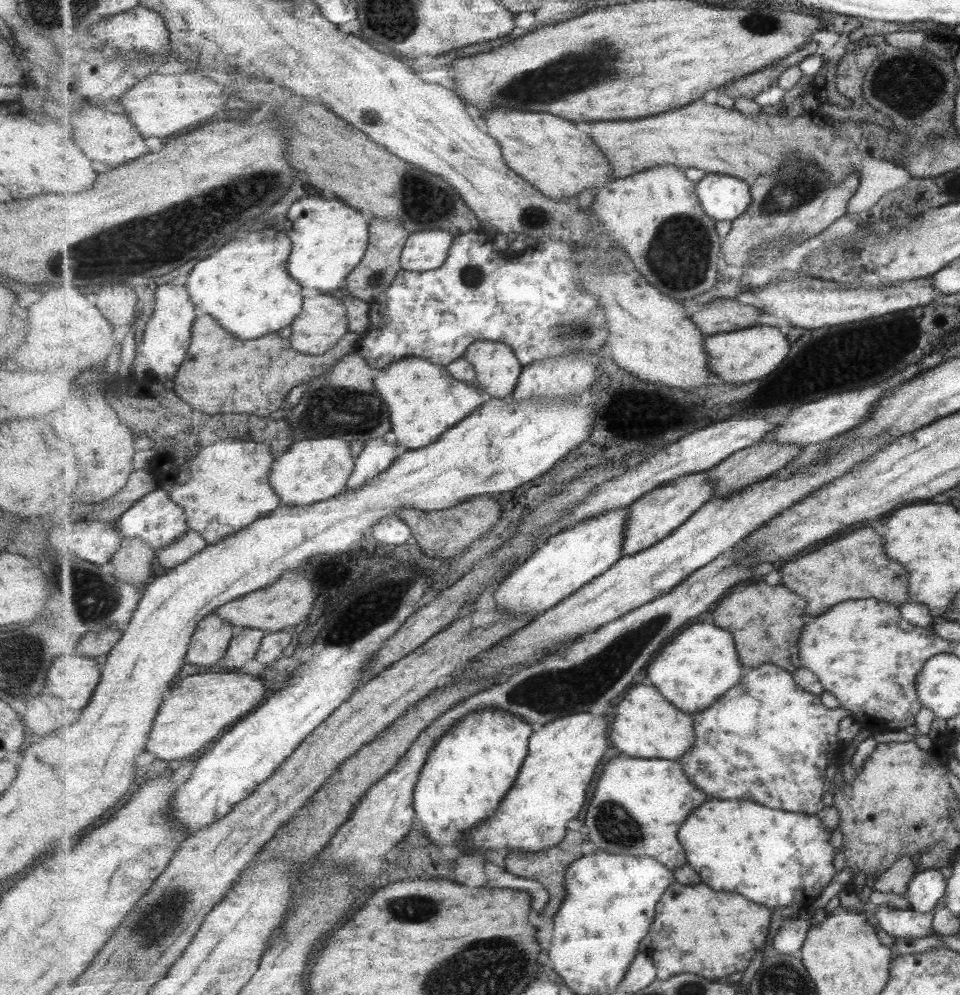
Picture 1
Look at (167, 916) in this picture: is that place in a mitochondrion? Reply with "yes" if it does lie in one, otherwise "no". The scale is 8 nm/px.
yes

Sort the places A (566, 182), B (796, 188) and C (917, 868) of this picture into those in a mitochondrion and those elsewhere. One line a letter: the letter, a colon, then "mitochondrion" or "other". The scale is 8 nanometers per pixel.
A: other
B: mitochondrion
C: other

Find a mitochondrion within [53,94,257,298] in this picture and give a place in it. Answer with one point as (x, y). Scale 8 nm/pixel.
(89, 256)

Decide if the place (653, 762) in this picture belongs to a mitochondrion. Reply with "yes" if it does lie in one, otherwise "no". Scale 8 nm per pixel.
no

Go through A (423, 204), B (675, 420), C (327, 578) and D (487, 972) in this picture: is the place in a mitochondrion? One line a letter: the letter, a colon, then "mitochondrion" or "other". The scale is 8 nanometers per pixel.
A: mitochondrion
B: other
C: other
D: mitochondrion

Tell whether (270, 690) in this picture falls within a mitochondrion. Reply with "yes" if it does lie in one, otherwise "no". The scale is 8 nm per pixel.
no

